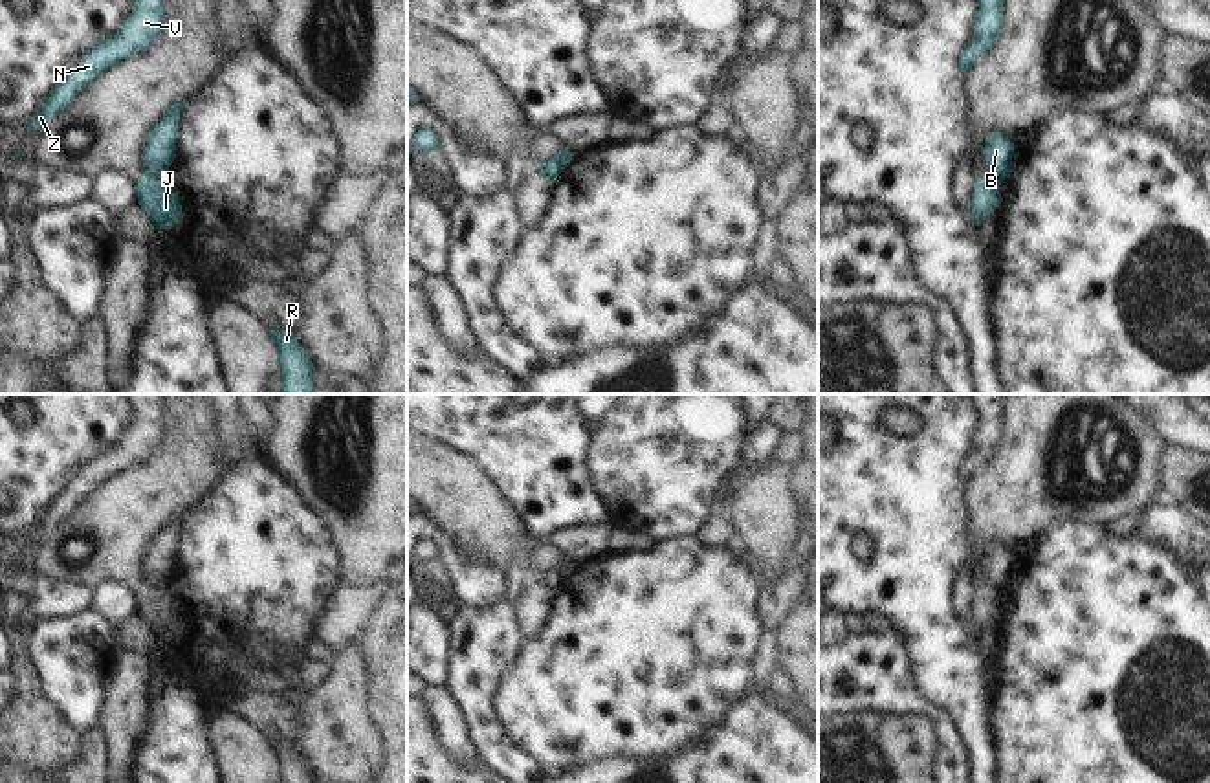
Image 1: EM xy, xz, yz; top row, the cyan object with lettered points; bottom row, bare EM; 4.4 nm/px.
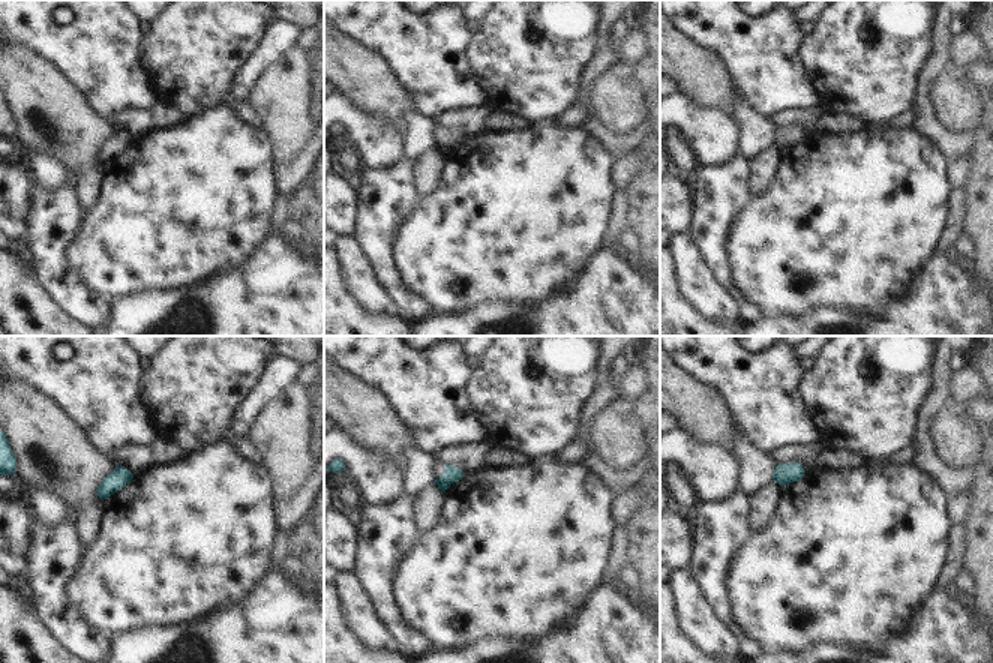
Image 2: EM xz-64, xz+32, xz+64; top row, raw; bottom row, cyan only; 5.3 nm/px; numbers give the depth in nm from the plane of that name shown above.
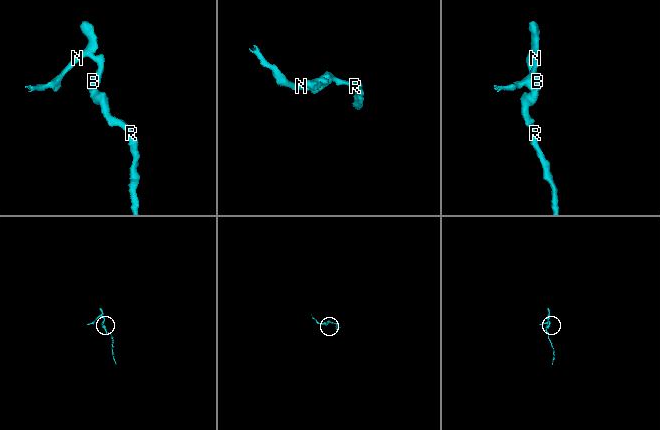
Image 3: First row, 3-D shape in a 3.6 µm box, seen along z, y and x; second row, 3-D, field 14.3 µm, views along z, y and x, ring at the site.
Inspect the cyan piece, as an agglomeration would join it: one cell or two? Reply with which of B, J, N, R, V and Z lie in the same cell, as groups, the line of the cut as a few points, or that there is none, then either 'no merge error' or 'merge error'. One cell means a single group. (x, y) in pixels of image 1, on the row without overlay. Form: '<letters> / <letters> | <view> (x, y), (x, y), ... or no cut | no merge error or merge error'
B N V Z / J R | xy (145, 582), (162, 585) | merge error

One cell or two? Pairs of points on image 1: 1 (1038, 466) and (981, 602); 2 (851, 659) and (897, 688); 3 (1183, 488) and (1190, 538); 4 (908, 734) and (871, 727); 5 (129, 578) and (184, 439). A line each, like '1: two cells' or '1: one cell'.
1: one cell
2: one cell
3: two cells
4: one cell
5: one cell

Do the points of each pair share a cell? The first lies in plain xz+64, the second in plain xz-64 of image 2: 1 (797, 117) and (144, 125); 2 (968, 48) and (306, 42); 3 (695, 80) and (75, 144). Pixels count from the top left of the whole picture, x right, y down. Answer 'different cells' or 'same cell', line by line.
1: same cell
2: same cell
3: same cell

